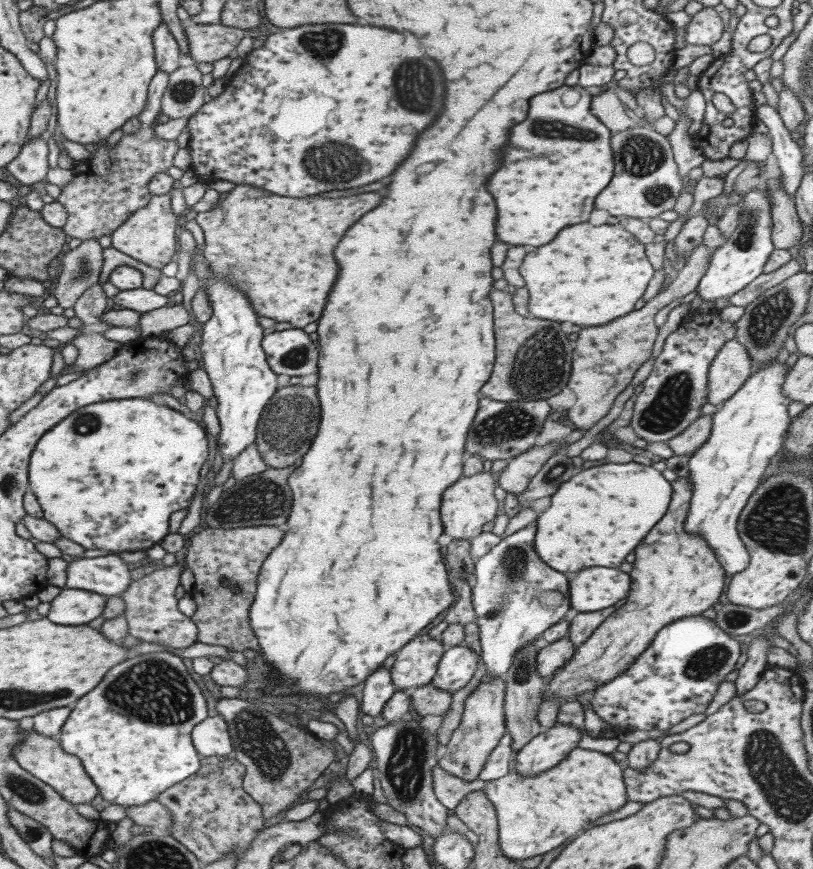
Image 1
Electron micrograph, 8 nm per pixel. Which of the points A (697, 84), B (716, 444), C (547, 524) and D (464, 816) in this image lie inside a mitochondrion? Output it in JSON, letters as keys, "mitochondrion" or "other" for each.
{"A":"other","B":"other","C":"other","D":"other"}

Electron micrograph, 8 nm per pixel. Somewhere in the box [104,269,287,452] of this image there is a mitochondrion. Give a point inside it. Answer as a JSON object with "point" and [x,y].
{"point":[133,376]}

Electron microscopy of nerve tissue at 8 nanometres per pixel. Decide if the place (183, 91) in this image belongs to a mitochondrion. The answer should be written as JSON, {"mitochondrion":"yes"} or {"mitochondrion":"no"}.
{"mitochondrion":"yes"}

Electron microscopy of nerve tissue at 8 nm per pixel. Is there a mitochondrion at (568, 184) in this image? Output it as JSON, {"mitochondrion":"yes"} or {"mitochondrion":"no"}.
{"mitochondrion":"no"}

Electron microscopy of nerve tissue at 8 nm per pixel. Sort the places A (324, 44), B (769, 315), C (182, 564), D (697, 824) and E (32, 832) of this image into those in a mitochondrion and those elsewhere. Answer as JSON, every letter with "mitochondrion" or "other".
{"A":"mitochondrion","B":"mitochondrion","C":"other","D":"other","E":"mitochondrion"}

